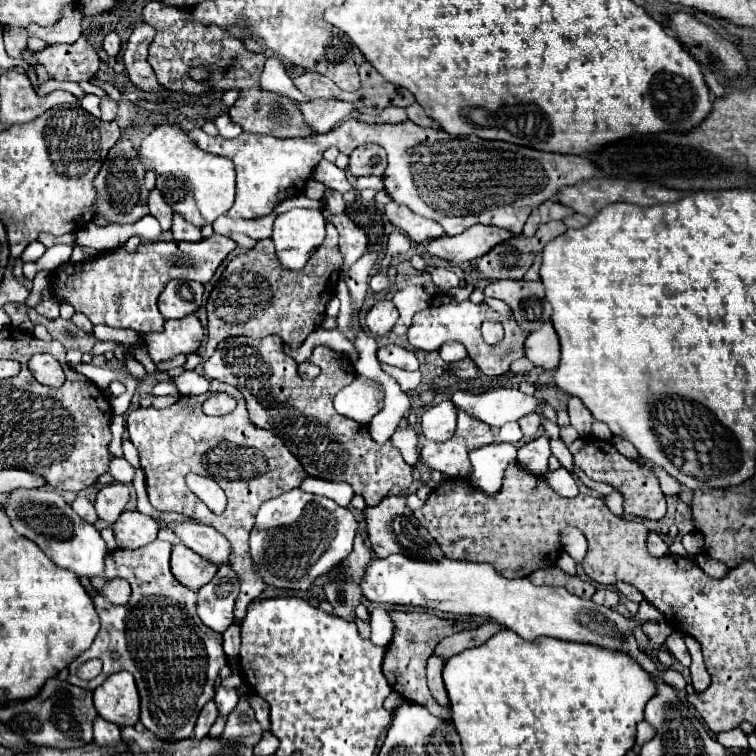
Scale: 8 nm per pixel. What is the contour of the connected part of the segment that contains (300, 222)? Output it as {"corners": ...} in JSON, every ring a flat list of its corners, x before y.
{"corners":[[295,208,277,216,273,242,287,270,301,270,325,238,325,218,317,208]]}

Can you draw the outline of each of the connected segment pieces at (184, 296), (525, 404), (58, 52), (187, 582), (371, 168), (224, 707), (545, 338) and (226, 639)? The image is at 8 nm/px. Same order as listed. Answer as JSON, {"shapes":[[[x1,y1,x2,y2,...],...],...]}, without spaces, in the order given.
{"shapes":[[[171,280,159,296,159,310,165,318,183,318,202,305,203,284]],[[499,388,483,394,471,394,459,389,453,392,451,402,457,406,457,410,479,418,479,422,491,428,501,428,505,422,515,422,521,416,537,410,541,404,541,400,535,400,533,396,527,396,515,388]],[[85,32,75,44,55,44,37,52,35,58,49,70,55,80,91,80,99,70,99,56,87,42]],[[177,544,171,552,171,570,183,586,197,592,217,574,219,566,203,560,199,554,193,554,193,550,189,550,185,544]],[[363,144,353,150,349,158,349,174,359,176,383,176,387,168,387,156,385,150,377,144]],[[219,686,217,692,215,692,215,704,217,704,221,716,229,716,229,712,235,708,237,700,239,700,239,694,237,694,235,688]],[[545,322,539,330,529,334,525,340,525,356,543,370,555,370,559,366,559,338,551,322]],[[231,624,225,632,223,632,223,648,225,655,229,659,237,659,241,646,241,628,239,624]]]}

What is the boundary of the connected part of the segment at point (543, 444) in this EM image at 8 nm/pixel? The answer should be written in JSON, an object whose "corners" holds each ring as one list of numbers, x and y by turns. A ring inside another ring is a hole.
{"corners":[[545,436,529,440,519,448,519,462,525,466,525,470,543,476,547,472,547,460,549,460,549,440]]}

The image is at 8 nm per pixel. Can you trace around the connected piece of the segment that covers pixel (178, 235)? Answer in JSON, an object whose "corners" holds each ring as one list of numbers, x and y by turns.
{"corners":[[175,214,175,218,173,218,173,228,171,228,171,232,173,232,173,238,177,240,177,242,181,242,181,240,187,240,187,242,199,242,203,236,201,236,201,230,197,228,197,226,193,226,191,222,185,222,185,218,181,218,179,214]]}

